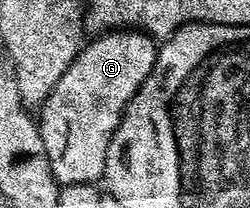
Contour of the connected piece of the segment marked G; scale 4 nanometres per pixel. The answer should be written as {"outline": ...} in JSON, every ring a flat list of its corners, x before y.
{"outline":[[108,29,100,33,93,43,83,44,82,50,76,55,76,60,66,69,66,73,62,73,58,85,38,111,42,145,46,145,50,169,57,183,95,184,96,178,99,180,103,176,112,134,118,129,120,118,128,108,128,102,138,93,146,77,150,77,156,64,157,50,157,40,139,29]]}

